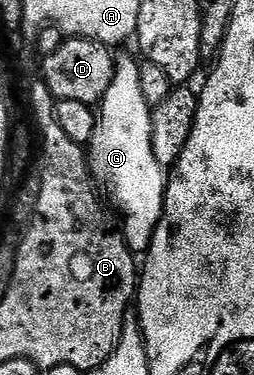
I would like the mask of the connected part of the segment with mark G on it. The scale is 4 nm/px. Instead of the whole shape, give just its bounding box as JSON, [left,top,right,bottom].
[87,57,167,255]

